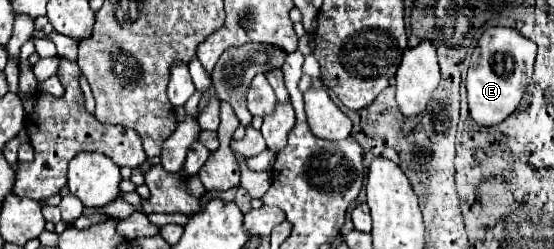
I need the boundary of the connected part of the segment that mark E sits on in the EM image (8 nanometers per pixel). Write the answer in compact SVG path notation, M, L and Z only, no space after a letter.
M489 28L477 42L467 72L469 114L479 126L503 122L519 106L525 88L531 84L537 44L521 36L515 28Z

